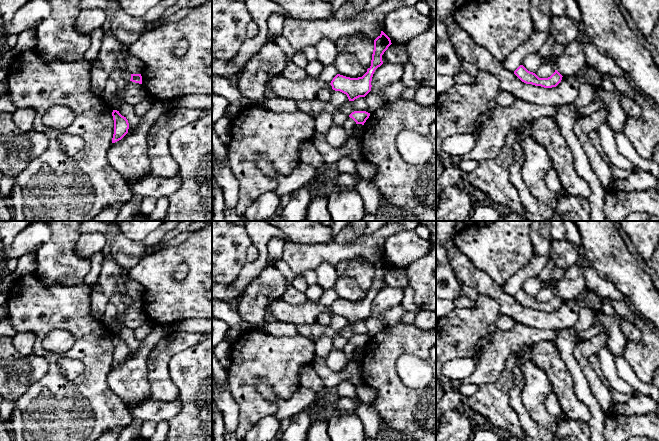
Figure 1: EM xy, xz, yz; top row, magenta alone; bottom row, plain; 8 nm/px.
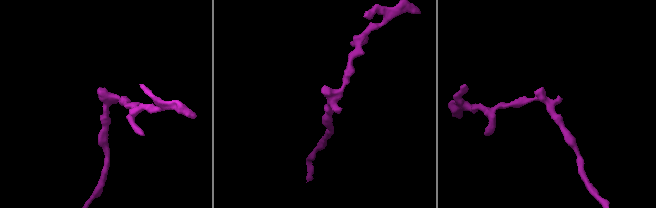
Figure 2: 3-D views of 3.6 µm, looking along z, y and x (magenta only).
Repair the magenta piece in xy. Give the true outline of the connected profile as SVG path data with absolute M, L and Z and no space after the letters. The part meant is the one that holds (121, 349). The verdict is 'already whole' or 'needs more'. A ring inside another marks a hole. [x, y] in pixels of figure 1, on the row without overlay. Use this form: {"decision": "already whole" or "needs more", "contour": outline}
{"decision": "already whole", "contour": "M113 334L112 340L114 344L112 367L115 367L121 364L128 357L129 347L126 341L122 340L117 334Z"}

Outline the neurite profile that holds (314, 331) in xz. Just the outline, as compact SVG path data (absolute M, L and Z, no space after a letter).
M359 321L354 325L348 325L340 332L334 331L329 326L322 326L314 322L311 324L297 324L298 334L316 342L323 336L334 339L336 336L346 337L348 340L354 335L367 335L368 329L365 321Z

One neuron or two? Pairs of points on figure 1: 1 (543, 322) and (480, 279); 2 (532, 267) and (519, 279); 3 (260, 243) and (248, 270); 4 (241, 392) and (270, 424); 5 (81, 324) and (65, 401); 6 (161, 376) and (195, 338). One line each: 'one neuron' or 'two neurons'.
1: one neuron
2: one neuron
3: one neuron
4: two neurons
5: one neuron
6: one neuron

